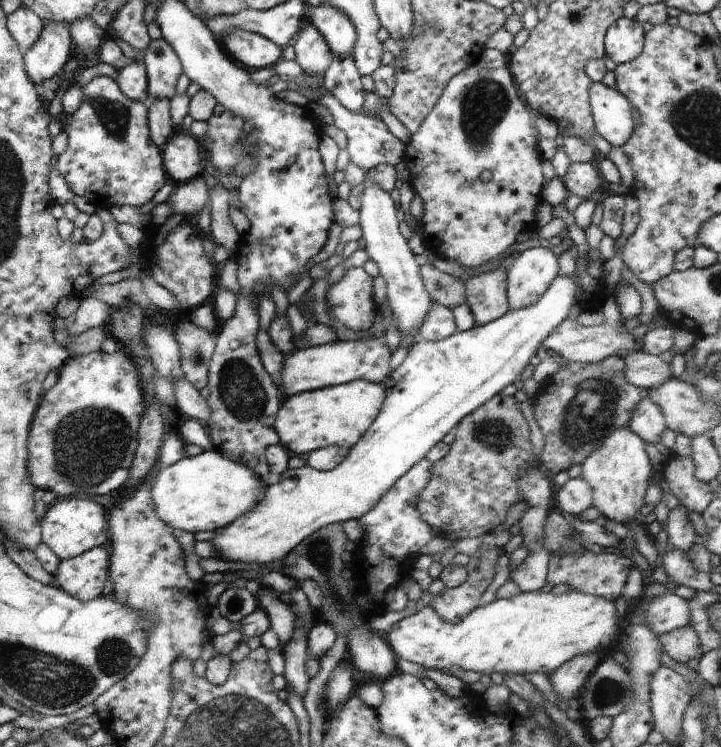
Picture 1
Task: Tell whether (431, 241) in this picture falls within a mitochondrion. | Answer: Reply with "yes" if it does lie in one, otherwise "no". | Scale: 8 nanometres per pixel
no

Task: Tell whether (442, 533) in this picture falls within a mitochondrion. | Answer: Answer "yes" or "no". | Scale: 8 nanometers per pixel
no

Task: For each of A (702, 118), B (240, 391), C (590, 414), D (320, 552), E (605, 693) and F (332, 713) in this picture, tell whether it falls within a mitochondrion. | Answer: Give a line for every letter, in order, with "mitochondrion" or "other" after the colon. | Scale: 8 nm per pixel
A: mitochondrion
B: mitochondrion
C: mitochondrion
D: mitochondrion
E: mitochondrion
F: other

